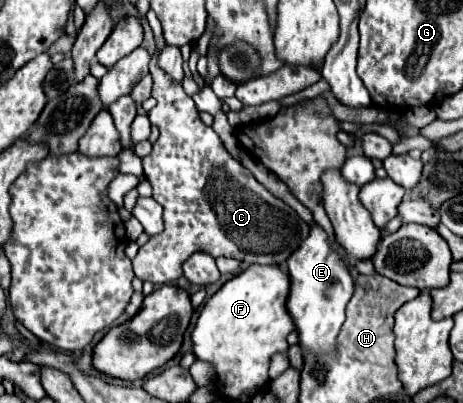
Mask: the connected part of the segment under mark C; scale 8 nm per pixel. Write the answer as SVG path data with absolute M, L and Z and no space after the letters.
M155 50L149 62L157 106L147 116L151 124L159 126L161 136L153 144L153 152L143 158L143 168L153 186L153 198L163 206L165 228L139 248L133 258L135 276L153 284L173 282L181 278L183 262L195 252L205 252L213 258L235 258L247 264L285 264L301 240L307 238L307 222L261 186L253 174L225 150L215 130L201 122L197 106L193 98L185 94L181 82L169 80L169 76L161 72L157 56L159 50Z

